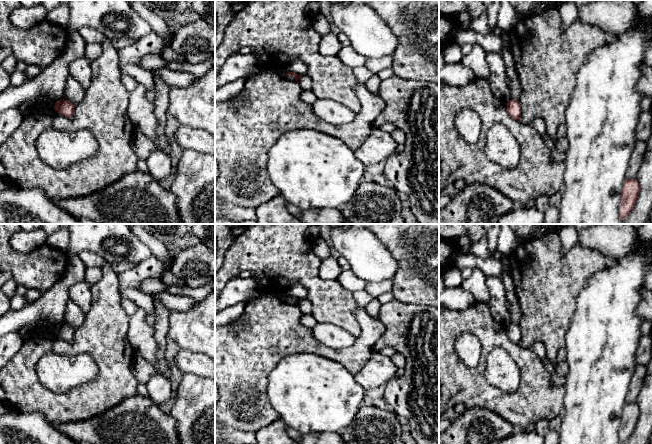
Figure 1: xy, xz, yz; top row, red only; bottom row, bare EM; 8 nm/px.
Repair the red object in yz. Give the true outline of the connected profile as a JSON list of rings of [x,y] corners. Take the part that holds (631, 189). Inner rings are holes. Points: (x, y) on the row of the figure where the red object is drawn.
[[[626,178],[620,201],[620,217],[622,220],[624,220],[631,213],[633,207],[635,206],[639,192],[640,184],[637,179]]]

